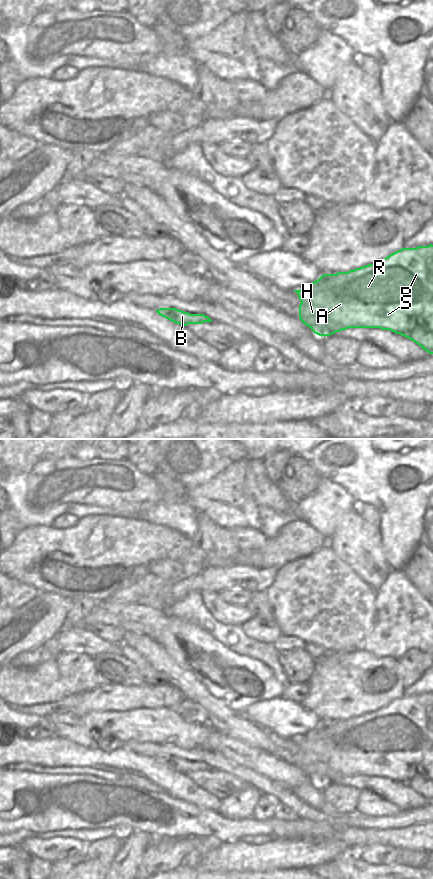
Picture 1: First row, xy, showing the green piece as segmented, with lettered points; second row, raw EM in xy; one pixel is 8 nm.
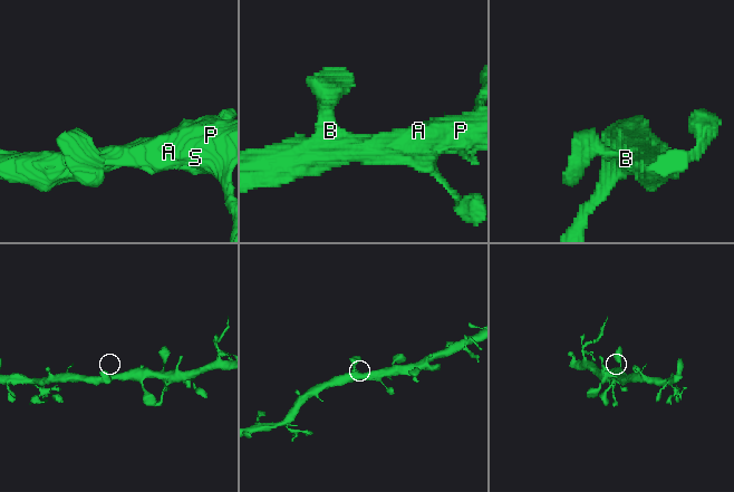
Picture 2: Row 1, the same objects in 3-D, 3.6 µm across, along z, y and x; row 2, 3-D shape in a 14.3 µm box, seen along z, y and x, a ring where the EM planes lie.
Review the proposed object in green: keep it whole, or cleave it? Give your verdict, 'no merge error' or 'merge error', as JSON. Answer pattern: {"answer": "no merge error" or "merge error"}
{"answer": "no merge error"}

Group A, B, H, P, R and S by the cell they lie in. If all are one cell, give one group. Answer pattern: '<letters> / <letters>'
A B H P R S

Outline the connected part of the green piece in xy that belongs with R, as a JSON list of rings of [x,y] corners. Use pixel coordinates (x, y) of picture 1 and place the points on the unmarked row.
[[[433,693],[418,694],[416,696],[402,696],[386,706],[374,711],[336,722],[323,722],[318,728],[308,732],[300,738],[294,738],[301,751],[299,753],[299,767],[319,784],[330,784],[348,776],[380,776],[400,782],[416,792],[429,802],[433,802]]]

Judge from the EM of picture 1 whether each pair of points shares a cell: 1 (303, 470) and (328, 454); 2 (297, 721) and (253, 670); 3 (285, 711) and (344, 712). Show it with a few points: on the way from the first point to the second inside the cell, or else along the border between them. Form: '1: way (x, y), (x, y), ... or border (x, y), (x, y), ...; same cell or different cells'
1: border (302, 456), (321, 477); different cells
2: border (281, 696), (254, 703); different cells
3: border (300, 704), (312, 711), (322, 722); different cells

